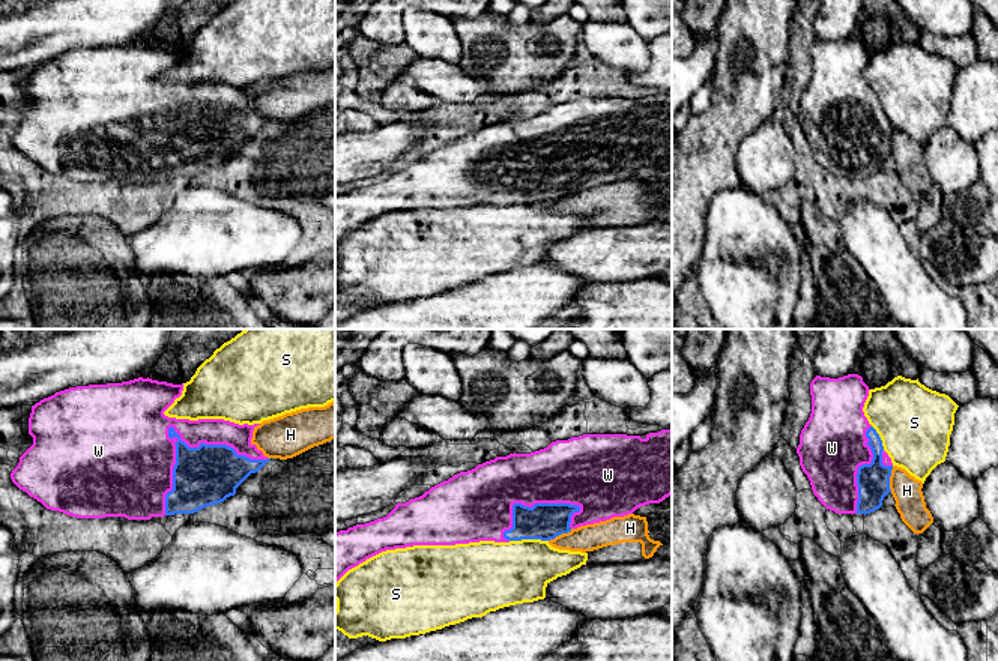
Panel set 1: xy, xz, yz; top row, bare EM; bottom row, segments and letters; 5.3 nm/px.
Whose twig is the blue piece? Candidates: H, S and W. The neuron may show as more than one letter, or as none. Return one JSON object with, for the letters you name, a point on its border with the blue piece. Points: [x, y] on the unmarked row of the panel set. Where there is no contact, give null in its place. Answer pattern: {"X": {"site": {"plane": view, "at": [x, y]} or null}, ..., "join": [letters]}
{"W": {"site": {"plane": "xy", "at": [185, 107]}}, "join": ["W"]}

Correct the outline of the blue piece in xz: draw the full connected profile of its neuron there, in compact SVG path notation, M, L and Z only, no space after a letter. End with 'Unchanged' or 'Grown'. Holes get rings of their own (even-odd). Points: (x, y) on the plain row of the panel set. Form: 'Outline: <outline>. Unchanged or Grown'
Outline: M672 93L645 102L627 98L583 98L552 105L531 117L510 117L443 144L422 159L397 167L383 182L335 195L335 248L367 222L413 209L479 204L550 204L580 189L633 177L672 158Z. Grown

